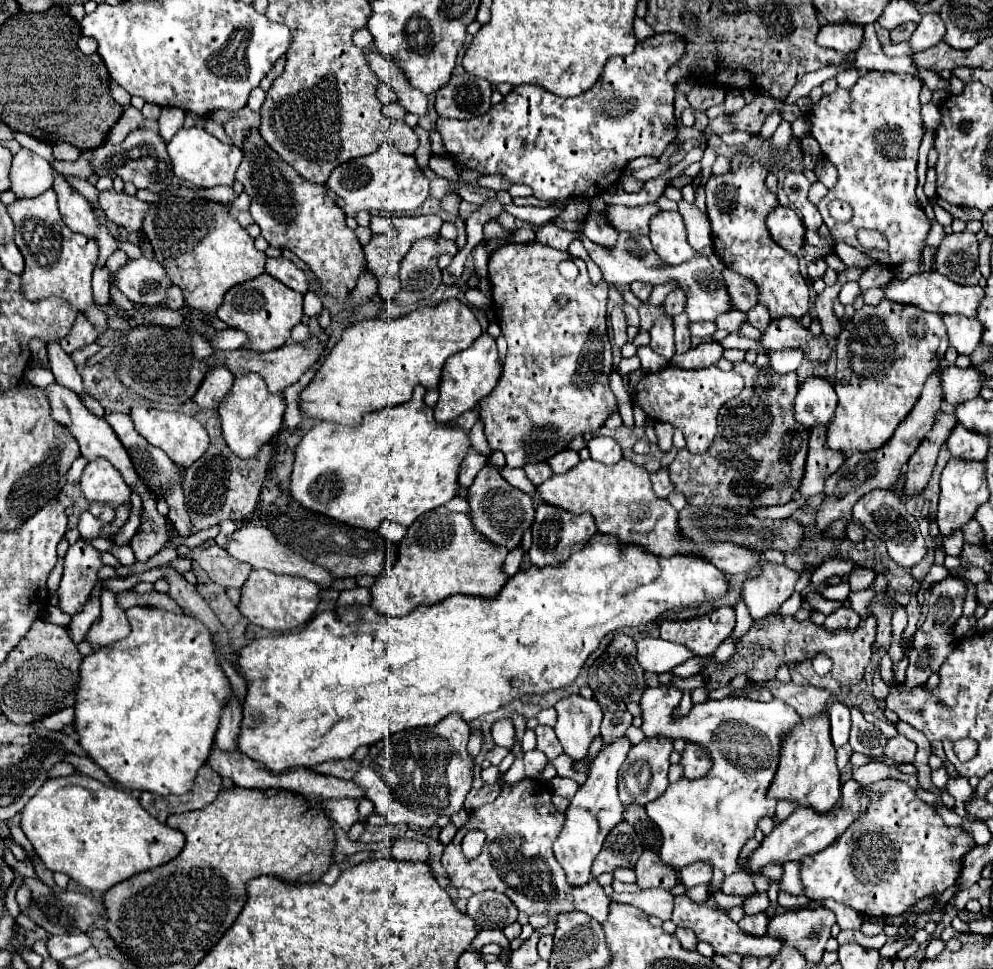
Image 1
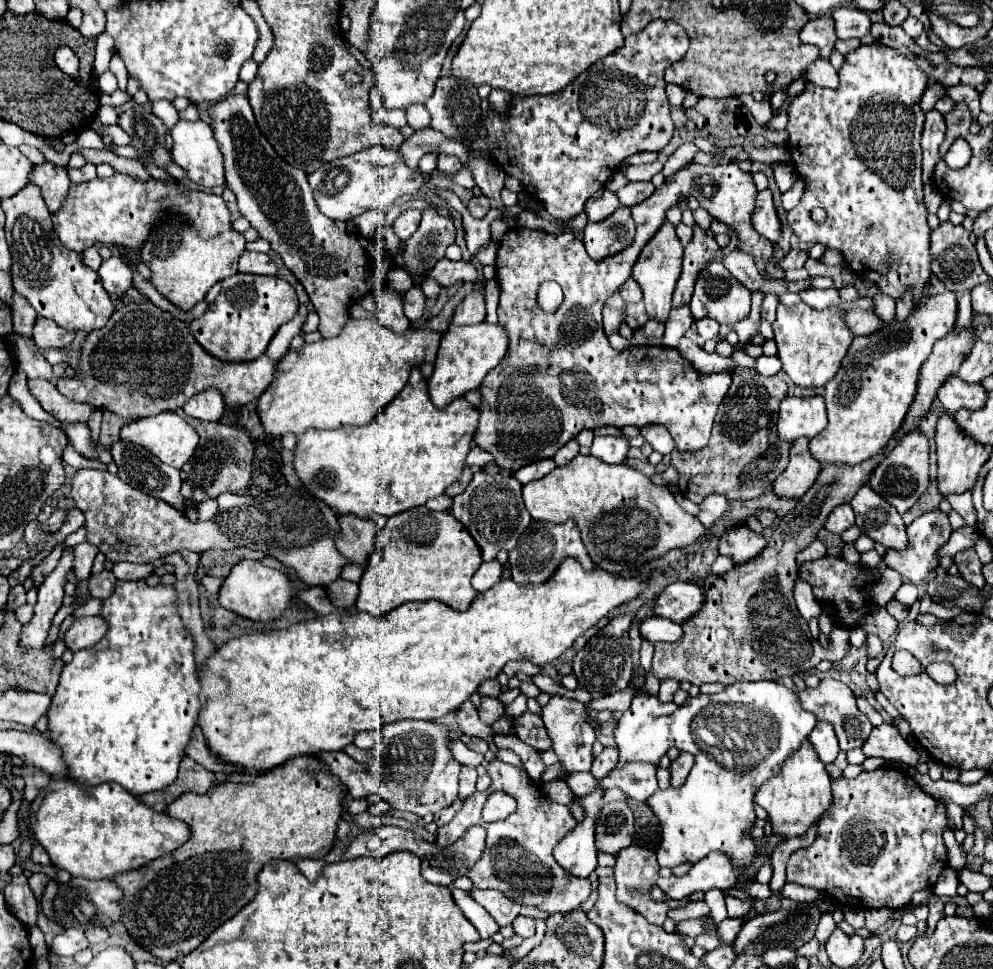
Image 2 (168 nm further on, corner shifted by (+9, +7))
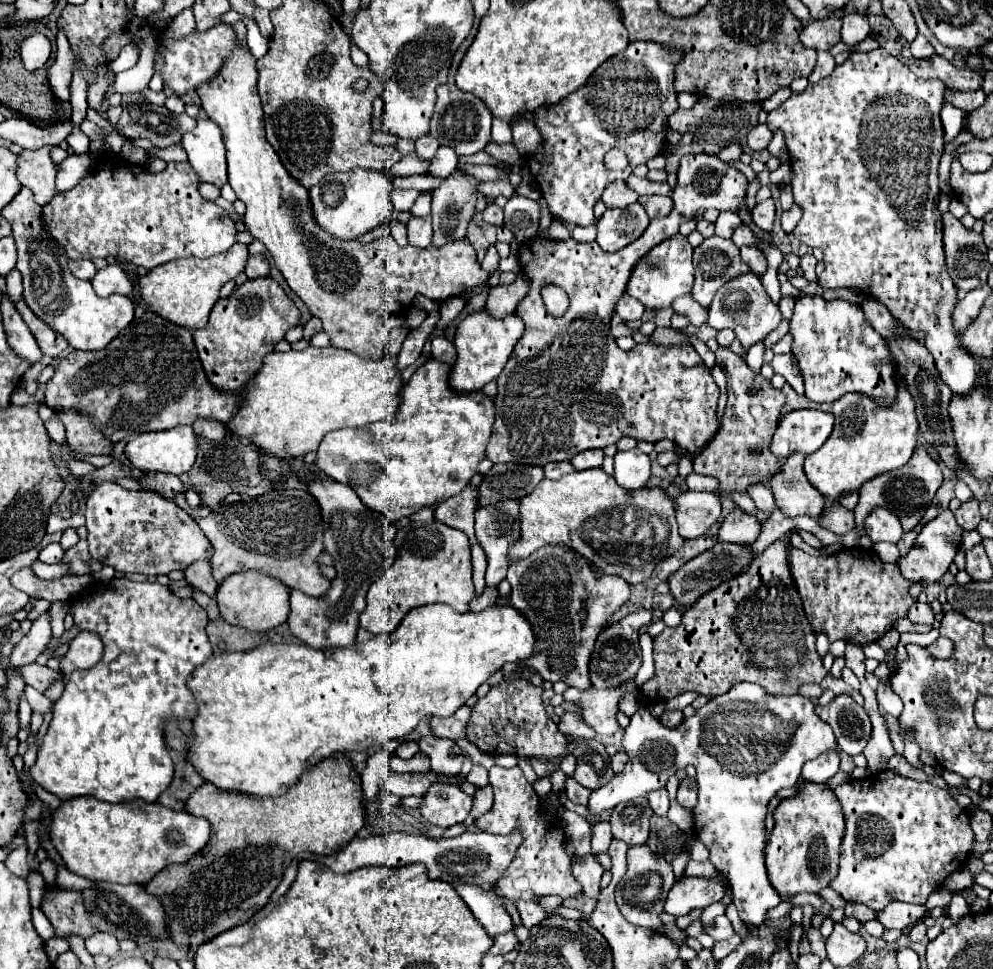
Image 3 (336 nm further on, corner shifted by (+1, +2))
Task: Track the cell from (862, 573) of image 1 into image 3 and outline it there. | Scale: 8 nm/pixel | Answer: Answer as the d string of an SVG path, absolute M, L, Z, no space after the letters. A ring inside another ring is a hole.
M918 447L916 453L912 455L912 461L908 461L908 465L904 465L904 469L894 469L892 473L884 473L884 477L874 477L872 481L868 481L868 485L864 485L864 489L860 489L860 501L854 509L856 515L856 527L861 534L857 540L855 547L870 549L872 542L866 535L863 527L864 517L876 509L876 507L884 507L888 511L892 511L894 515L898 515L904 533L912 531L920 519L924 517L932 497L936 495L938 487L942 485L942 471L938 467L938 463L928 455L926 449Z

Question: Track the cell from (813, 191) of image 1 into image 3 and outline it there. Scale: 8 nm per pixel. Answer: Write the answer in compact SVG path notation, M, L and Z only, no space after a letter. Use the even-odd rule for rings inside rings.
M792 205L790 211L784 211L782 213L782 229L786 233L790 233L796 227L798 221L800 221L800 209L796 209L796 205Z

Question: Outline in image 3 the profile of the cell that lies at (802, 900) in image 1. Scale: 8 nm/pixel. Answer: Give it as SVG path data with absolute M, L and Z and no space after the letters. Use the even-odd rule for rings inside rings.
M828 887L828 889L824 889L824 893L818 893L818 895L820 895L824 901L828 901L834 909L838 909L838 907L844 907L844 905L846 905L846 901L840 897L840 893L836 893L836 891L834 891L834 889L830 889L830 887Z

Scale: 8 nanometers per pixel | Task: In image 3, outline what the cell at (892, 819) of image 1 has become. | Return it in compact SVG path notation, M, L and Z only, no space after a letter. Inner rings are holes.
M882 771L860 781L848 781L836 787L834 795L842 805L846 833L840 847L840 871L830 887L850 903L864 903L876 911L884 911L892 899L924 905L928 895L938 889L950 873L964 867L970 857L974 833L968 809L960 807L952 793L938 789L928 781L920 783L894 771ZM890 887L894 889L894 897L886 893Z

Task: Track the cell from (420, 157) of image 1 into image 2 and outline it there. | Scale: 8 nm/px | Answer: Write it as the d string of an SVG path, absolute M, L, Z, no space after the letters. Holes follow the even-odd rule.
M426 154L422 157L422 159L419 162L419 168L421 170L421 173L425 176L428 176L432 173L434 168L436 168L437 164L437 154Z

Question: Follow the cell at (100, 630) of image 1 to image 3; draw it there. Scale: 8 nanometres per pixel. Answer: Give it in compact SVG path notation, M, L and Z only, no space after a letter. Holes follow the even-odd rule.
M80 631L72 639L68 653L60 657L60 671L64 675L70 675L72 671L78 669L90 669L100 661L100 657L102 657L102 641L98 639L98 635Z

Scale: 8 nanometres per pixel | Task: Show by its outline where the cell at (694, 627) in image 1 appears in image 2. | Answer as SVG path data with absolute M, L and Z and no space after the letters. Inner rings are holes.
M674 582L658 596L654 614L668 618L676 624L684 624L704 608L704 590L694 582Z

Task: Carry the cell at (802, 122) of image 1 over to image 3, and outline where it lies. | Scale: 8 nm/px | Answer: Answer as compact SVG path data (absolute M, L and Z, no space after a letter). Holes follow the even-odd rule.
M756 125L750 133L748 133L748 141L746 145L752 149L752 151L762 151L766 149L772 139L772 131L766 127L766 125Z

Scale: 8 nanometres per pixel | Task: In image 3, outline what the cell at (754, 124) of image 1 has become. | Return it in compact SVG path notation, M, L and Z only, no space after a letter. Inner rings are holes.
M700 97L692 109L678 109L668 117L668 127L678 133L692 133L694 143L706 145L706 153L716 155L720 149L728 147L730 143L746 143L746 135L752 127L758 125L758 111L762 109L760 103L742 103L738 99L708 99Z

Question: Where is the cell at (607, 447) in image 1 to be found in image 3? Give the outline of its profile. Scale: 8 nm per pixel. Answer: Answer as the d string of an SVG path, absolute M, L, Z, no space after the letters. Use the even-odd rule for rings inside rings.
M640 449L618 451L614 457L616 483L628 491L644 489L652 477L652 461Z

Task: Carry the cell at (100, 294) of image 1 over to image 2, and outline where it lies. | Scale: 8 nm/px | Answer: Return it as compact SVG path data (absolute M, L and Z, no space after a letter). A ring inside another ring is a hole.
M92 246L92 248L84 250L84 252L82 252L82 260L84 260L84 264L88 264L92 270L98 270L98 268L100 268L100 264L102 264L102 258L100 258L100 254L98 254L98 248L96 248L96 246Z

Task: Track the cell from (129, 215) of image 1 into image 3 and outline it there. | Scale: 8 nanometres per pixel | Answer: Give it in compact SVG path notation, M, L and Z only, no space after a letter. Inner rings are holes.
M106 153L94 169L70 191L58 193L42 207L44 223L52 237L64 247L70 259L116 257L146 269L182 257L210 257L228 251L236 243L236 227L228 213L198 193L198 173L190 163L168 163L164 171L150 173L146 167L132 165L120 155Z

